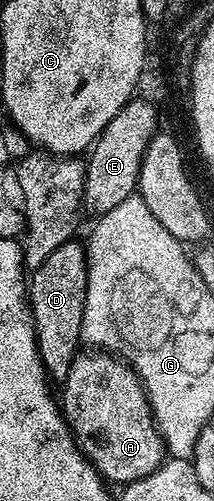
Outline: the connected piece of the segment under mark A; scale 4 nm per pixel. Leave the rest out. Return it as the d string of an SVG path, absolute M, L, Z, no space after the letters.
M84 349L76 355L69 367L69 373L62 382L62 410L64 420L72 430L80 452L87 457L92 468L109 484L127 485L154 473L166 458L164 438L156 427L156 419L152 416L152 406L148 404L148 394L133 367L129 367L123 359L99 349Z

